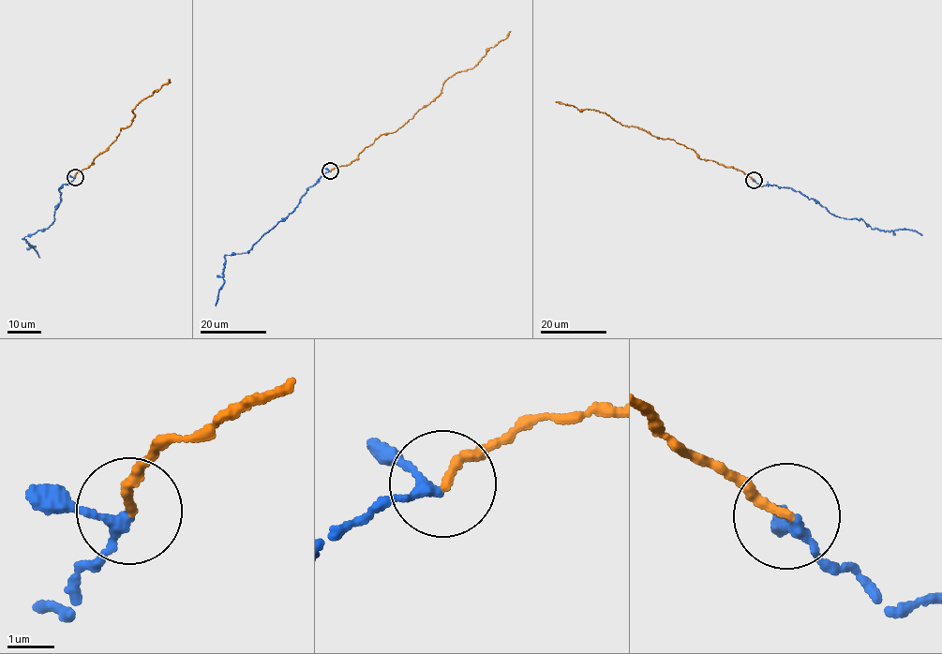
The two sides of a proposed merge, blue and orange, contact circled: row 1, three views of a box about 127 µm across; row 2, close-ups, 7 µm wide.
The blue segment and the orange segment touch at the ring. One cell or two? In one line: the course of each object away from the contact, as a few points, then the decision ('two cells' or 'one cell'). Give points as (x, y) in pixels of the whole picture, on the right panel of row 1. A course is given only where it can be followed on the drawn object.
course blue (755, 179), (761, 185), (776, 185), (799, 191), (841, 217), (861, 218), (880, 230), (912, 230), (922, 235); course orange (754, 179), (740, 170), (701, 159), (692, 149), (669, 139), (622, 125), (604, 112), (579, 110), (555, 101); one cell

